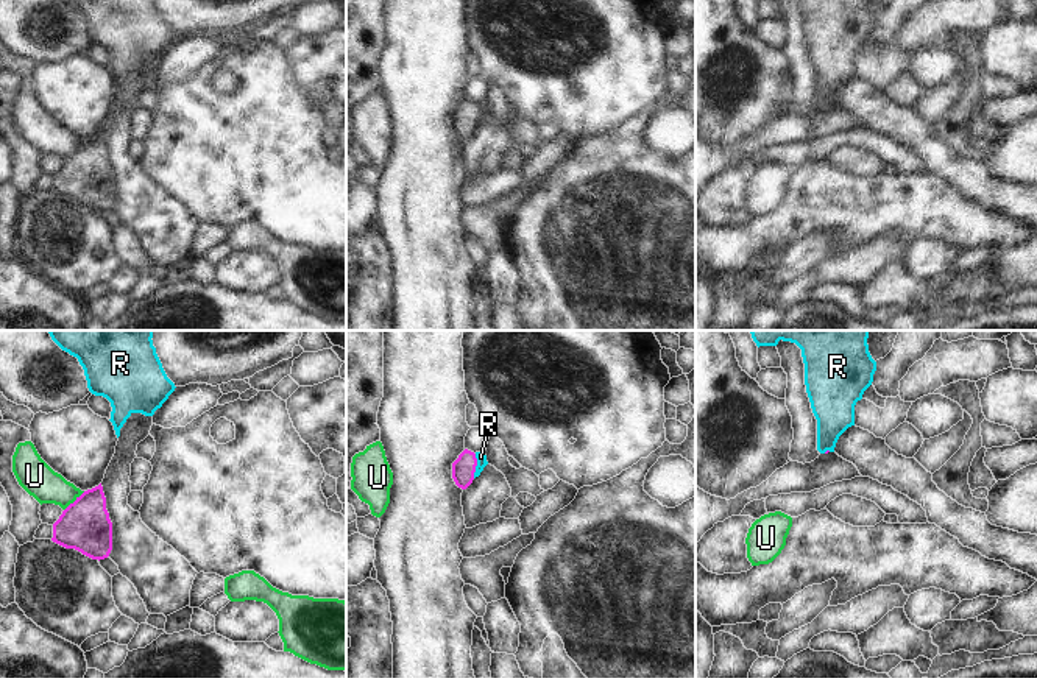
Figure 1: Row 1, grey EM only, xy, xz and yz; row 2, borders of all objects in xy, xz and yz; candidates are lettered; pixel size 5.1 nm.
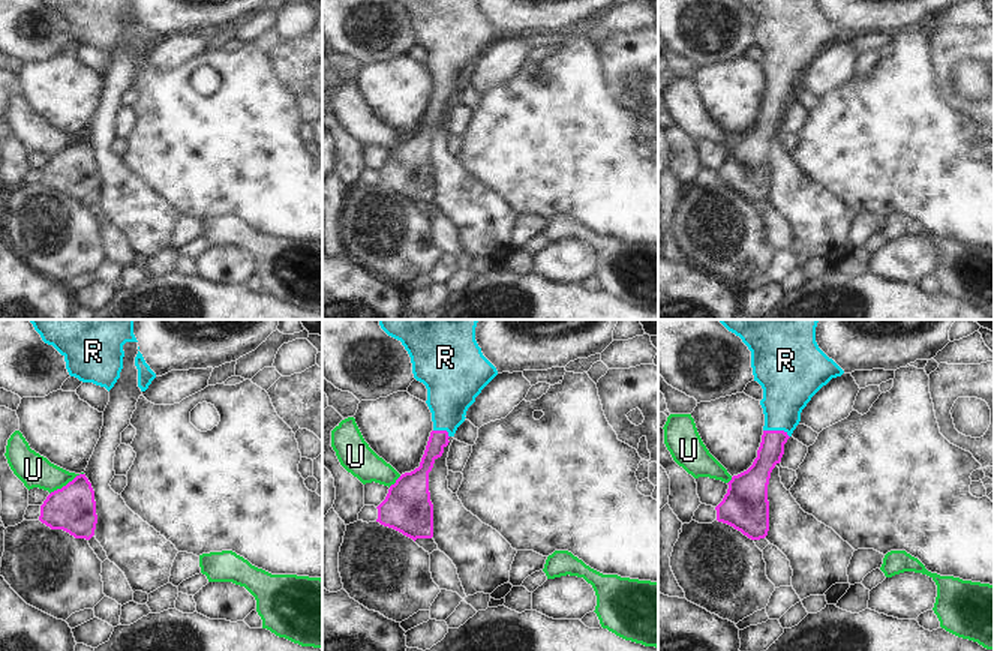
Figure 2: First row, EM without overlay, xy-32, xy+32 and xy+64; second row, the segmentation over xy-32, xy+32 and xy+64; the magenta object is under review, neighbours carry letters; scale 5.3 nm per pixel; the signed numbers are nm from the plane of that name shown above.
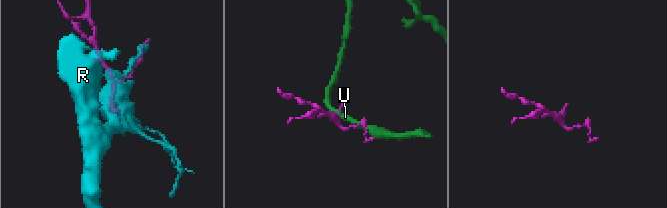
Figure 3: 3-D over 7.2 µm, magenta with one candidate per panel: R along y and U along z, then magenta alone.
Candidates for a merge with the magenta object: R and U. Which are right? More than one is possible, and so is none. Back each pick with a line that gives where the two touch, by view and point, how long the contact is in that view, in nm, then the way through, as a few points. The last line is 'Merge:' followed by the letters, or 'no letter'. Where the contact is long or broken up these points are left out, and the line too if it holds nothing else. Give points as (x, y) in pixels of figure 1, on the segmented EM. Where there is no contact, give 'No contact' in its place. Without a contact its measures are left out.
R: Touches magenta at xz (476, 465). Shared border 130 nm. Path across: xz (463, 468), (476, 465), (481, 457)
Merge: R.

